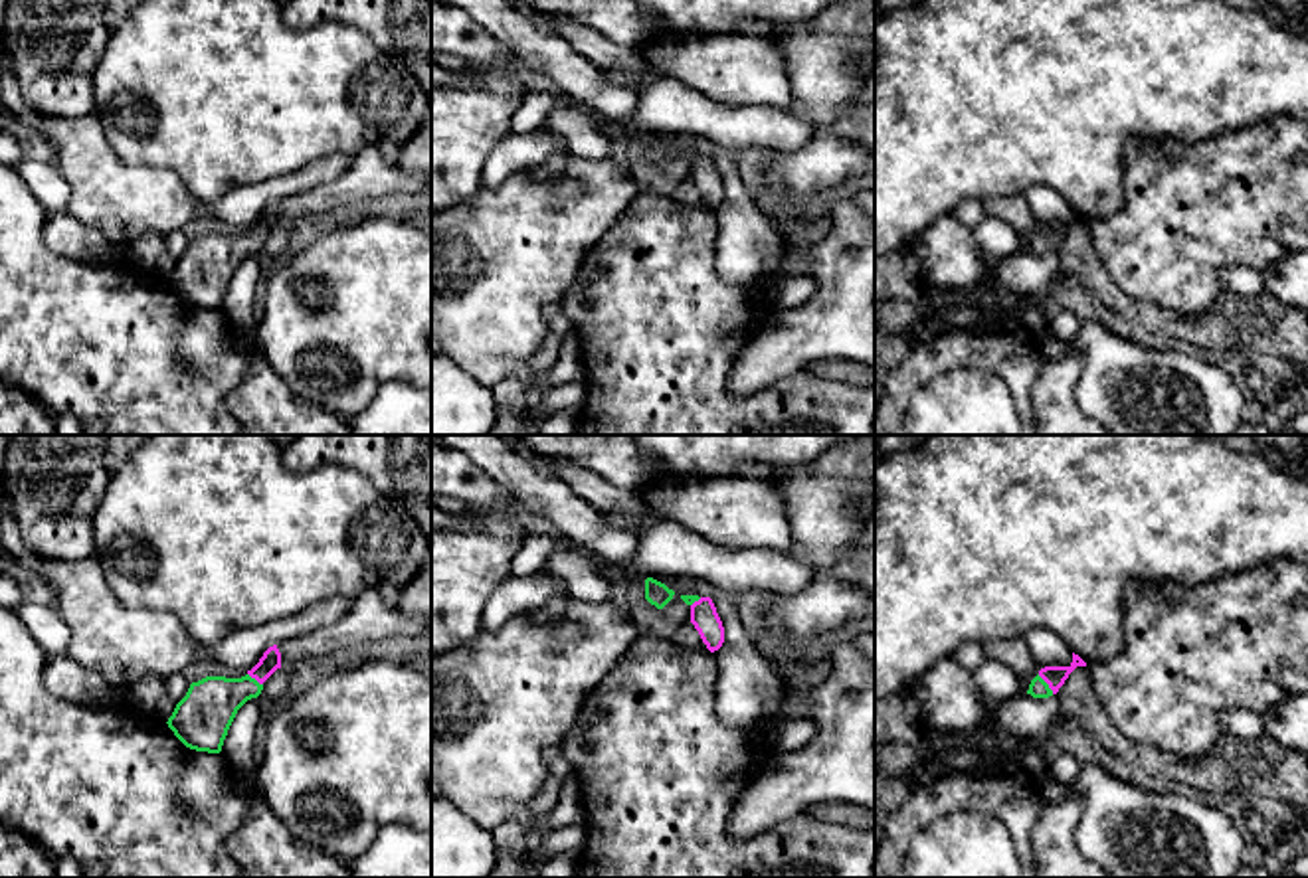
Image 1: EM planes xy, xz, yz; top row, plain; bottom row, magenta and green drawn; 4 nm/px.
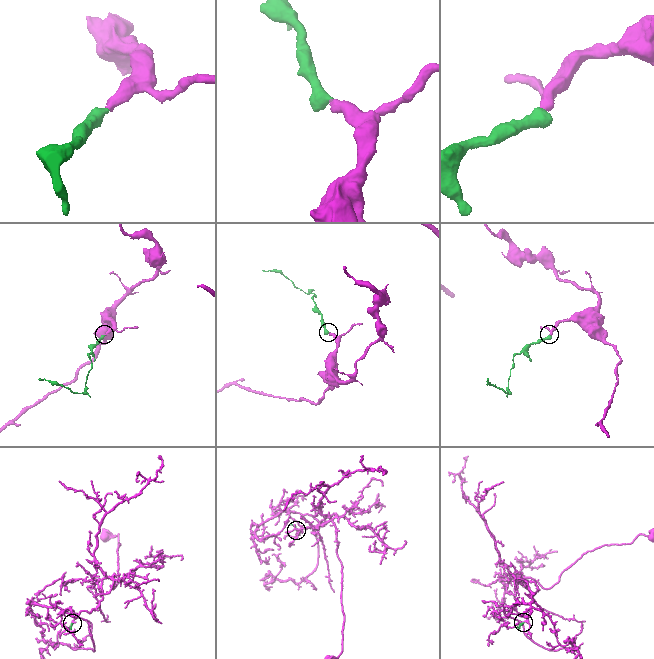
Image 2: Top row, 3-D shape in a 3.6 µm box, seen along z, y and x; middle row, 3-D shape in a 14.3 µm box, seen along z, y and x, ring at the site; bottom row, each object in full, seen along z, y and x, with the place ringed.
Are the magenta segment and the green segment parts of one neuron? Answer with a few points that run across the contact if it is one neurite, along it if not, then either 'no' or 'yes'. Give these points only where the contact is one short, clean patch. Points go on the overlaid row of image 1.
line yz (1055, 677), (1047, 683), (1037, 689); yes

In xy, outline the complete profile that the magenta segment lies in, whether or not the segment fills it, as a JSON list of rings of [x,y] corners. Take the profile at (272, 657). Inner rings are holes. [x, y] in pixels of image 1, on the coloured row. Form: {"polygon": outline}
{"polygon": [[[277,645],[241,678],[206,676],[192,682],[168,718],[168,728],[190,749],[220,753],[237,710],[263,690],[263,682],[281,668]]]}

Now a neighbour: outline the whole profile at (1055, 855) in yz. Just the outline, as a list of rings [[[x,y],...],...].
[[[1059,755],[1049,765],[1049,777],[1067,787],[1057,801],[1043,801],[1031,831],[1031,852],[1037,878],[1110,878],[1100,866],[1086,860],[1074,842],[1084,799],[1074,789],[1080,763],[1073,755]]]

